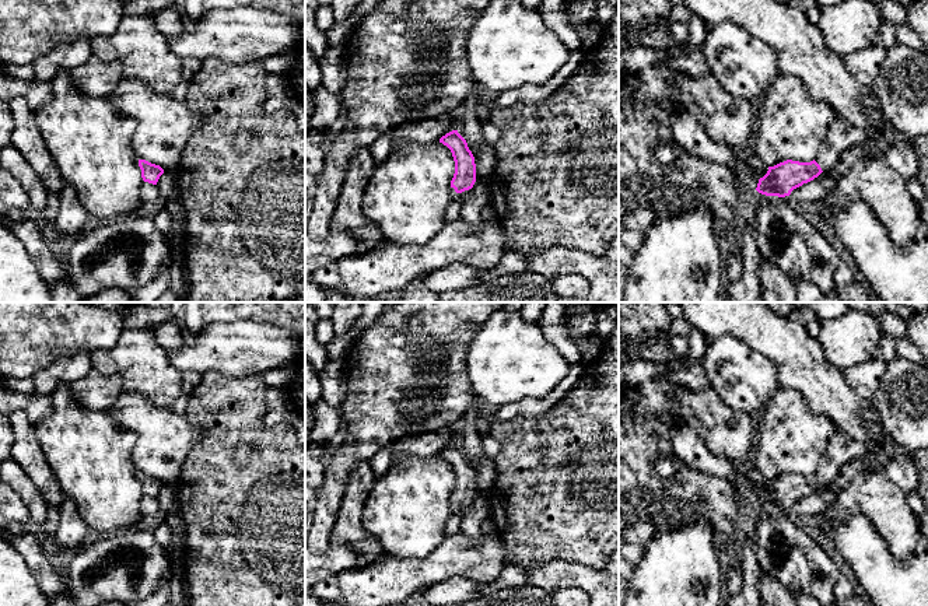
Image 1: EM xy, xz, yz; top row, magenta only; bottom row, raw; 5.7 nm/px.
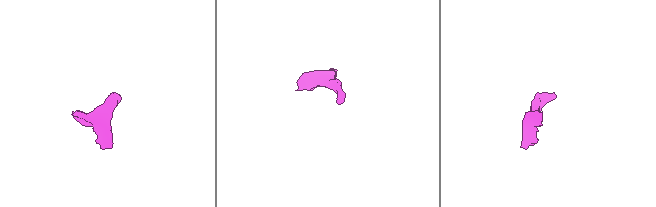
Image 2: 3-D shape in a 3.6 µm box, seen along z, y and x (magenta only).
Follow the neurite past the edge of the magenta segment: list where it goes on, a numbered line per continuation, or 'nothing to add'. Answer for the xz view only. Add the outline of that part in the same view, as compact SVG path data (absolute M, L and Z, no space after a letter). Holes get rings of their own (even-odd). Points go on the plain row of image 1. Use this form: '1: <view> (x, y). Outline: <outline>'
1: xz (462, 510). Outline: M449 500L449 507L452 514L461 514L462 516L470 509L472 502L462 507L456 507L454 501Z

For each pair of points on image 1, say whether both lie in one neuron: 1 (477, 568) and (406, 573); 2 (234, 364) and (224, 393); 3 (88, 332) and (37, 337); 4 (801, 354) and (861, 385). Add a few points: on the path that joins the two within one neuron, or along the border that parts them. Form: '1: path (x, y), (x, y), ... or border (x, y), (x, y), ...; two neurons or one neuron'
1: path (459, 567), (436, 567), (424, 571); one neuron
2: border (202, 372), (219, 371), (231, 377), (259, 375); two neurons
3: path (76, 332), (49, 332); one neuron
4: border (843, 371), (847, 384), (868, 399); two neurons

